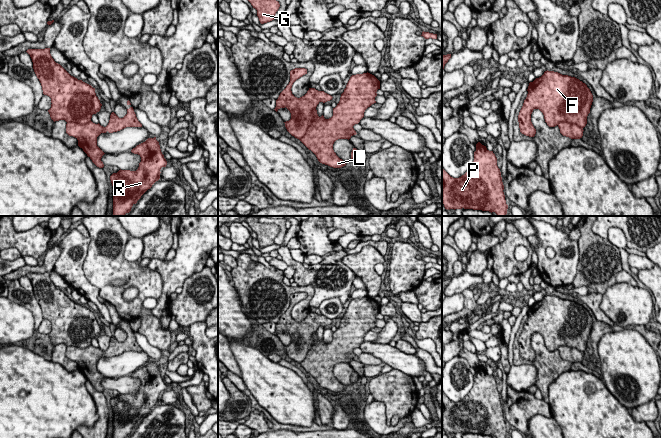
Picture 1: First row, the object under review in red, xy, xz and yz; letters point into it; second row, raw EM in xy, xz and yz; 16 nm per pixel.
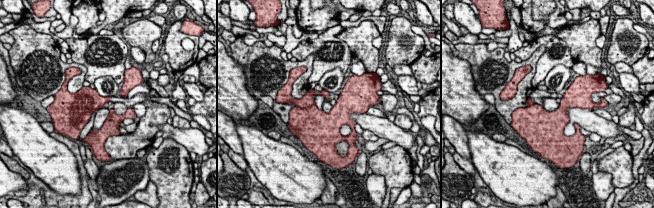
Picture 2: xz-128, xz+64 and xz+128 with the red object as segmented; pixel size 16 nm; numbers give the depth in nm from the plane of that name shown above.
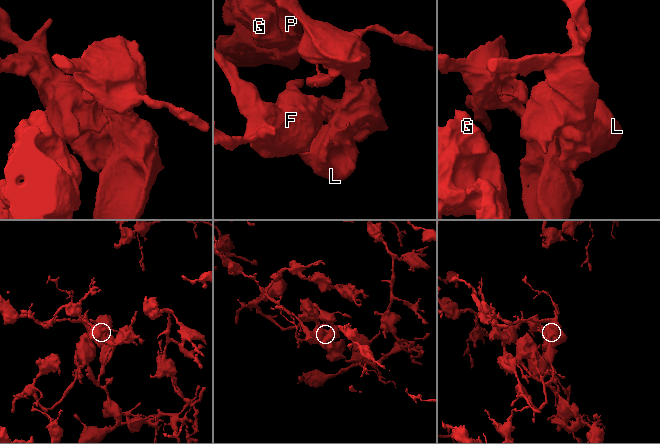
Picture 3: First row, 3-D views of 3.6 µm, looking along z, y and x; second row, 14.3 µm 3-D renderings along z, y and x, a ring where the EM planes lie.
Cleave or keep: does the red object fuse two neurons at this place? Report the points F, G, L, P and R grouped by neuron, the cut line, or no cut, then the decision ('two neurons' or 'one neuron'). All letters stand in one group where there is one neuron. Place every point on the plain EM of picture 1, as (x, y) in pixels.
groups F G L P R; cut none; one neuron

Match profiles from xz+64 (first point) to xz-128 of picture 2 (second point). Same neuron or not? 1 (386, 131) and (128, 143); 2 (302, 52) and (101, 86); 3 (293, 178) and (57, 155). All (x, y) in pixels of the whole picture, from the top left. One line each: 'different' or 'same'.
1: different
2: different
3: same

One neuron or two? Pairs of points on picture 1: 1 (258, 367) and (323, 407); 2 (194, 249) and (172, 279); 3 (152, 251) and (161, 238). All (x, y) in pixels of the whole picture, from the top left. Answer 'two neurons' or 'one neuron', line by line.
1: two neurons
2: one neuron
3: one neuron

